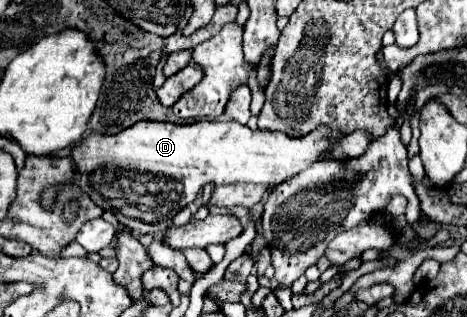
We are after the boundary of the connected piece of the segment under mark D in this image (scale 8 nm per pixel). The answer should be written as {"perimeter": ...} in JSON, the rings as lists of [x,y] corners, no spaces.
{"perimeter":[[[202,119],[190,125],[140,121],[140,125],[132,125],[132,129],[124,129],[124,133],[112,137],[92,133],[76,145],[72,157],[78,163],[76,185],[80,185],[96,205],[112,211],[130,231],[162,233],[172,227],[172,217],[190,205],[206,183],[264,183],[276,187],[314,161],[324,159],[322,153],[342,137],[344,135],[332,133],[328,127],[320,127],[306,137],[288,139],[284,133],[250,131],[236,121]]]}

